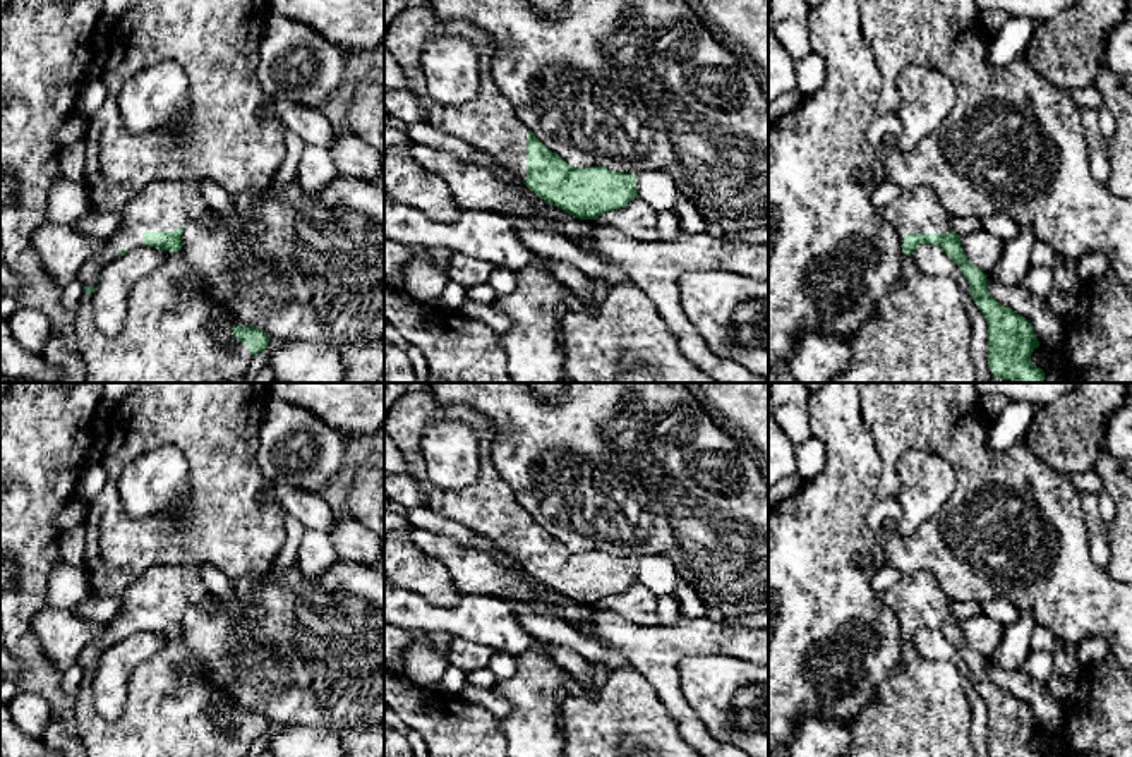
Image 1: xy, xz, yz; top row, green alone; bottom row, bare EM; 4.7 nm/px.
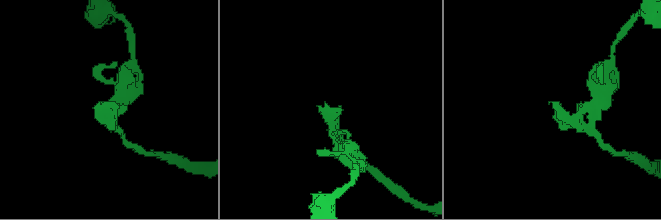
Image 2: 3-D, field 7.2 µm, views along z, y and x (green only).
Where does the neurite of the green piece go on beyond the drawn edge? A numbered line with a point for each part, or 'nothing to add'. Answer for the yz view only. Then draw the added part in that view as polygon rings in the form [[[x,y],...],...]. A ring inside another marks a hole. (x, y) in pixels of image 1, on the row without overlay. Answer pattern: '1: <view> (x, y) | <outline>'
1: yz (918, 594) | [[[924,570],[902,575],[895,585],[878,594],[878,601],[895,613],[900,630],[906,618],[950,616],[950,599],[936,578]]]

